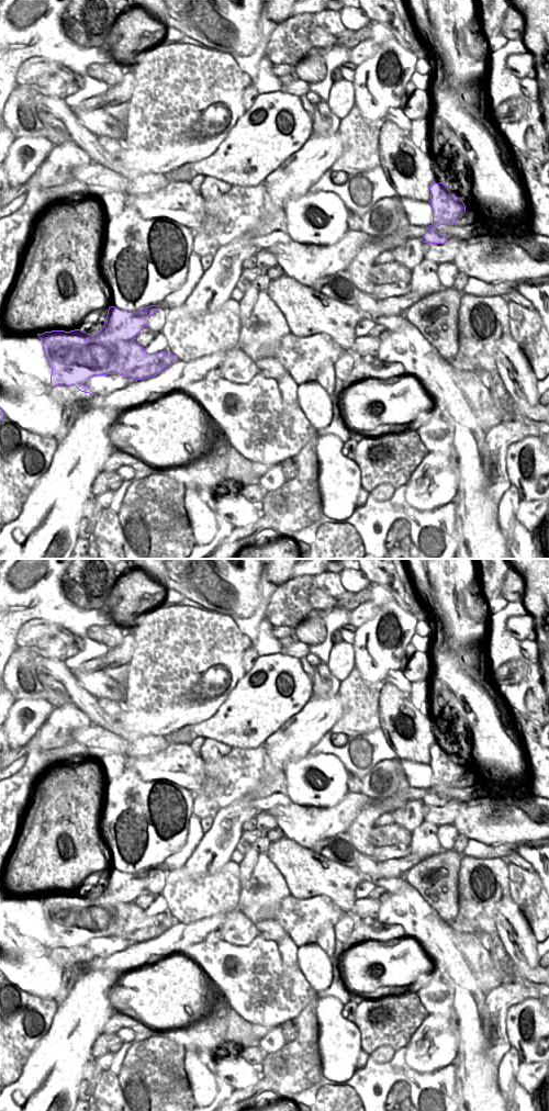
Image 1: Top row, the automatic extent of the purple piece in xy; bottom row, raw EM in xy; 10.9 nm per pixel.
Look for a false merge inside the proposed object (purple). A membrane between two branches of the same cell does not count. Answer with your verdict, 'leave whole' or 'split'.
split

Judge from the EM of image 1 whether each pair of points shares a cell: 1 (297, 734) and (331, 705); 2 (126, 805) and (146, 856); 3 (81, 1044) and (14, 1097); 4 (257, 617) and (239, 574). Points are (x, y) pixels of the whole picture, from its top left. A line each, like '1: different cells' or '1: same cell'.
1: same cell
2: same cell
3: same cell
4: different cells

